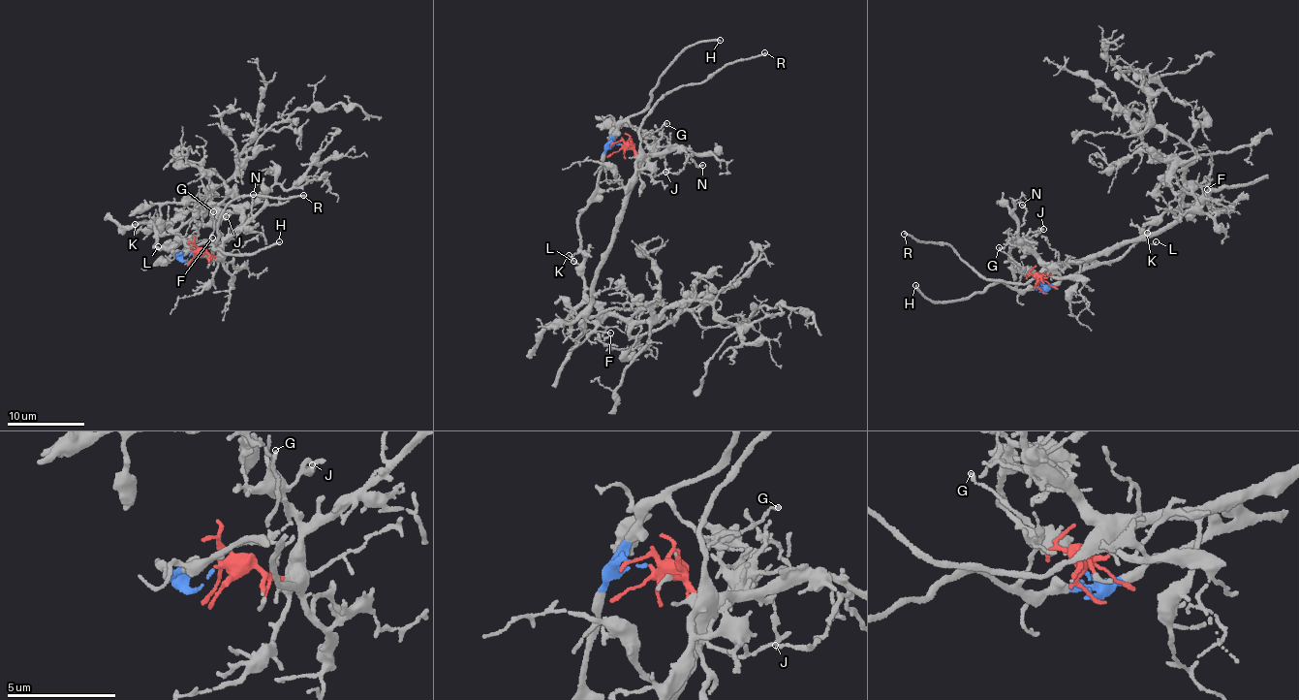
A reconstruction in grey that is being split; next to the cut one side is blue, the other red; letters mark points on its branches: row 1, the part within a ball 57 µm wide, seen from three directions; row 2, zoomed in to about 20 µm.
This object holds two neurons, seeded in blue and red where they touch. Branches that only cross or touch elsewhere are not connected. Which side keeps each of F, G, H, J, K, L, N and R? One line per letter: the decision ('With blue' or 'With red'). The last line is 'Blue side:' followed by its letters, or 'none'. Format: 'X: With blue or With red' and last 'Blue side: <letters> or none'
F: With red
G: With blue
H: With blue
J: With red
K: With blue
L: With blue
N: With red
R: With red
Blue side: G, H, K, L

